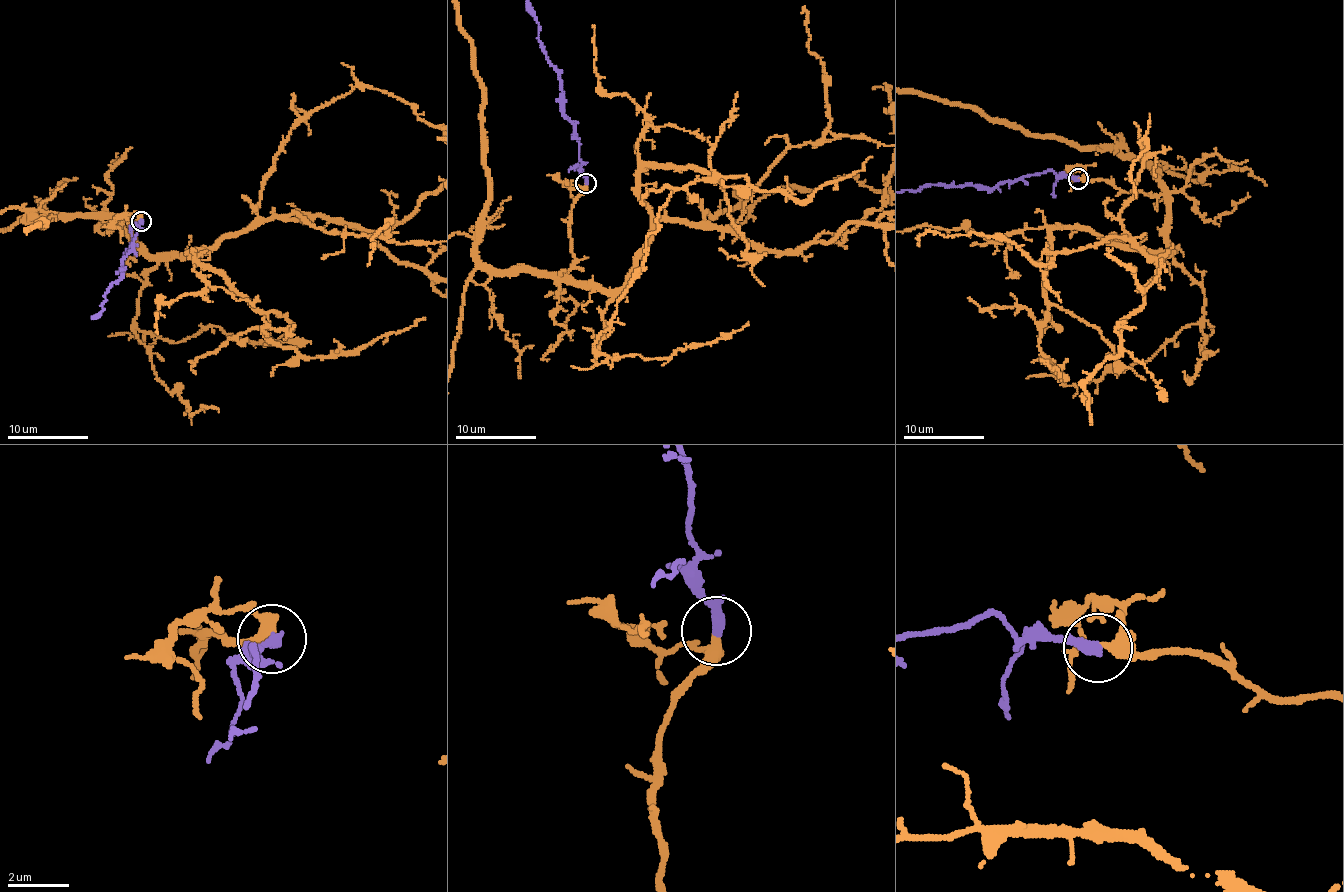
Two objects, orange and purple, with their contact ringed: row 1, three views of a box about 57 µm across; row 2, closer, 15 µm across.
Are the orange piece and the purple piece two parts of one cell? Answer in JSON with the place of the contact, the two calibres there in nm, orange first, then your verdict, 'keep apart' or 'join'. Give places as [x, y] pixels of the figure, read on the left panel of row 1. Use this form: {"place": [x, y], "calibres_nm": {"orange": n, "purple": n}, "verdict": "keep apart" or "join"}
{"place": [141, 221], "calibres_nm": {"orange": 280, "purple": 360}, "verdict": "join"}

